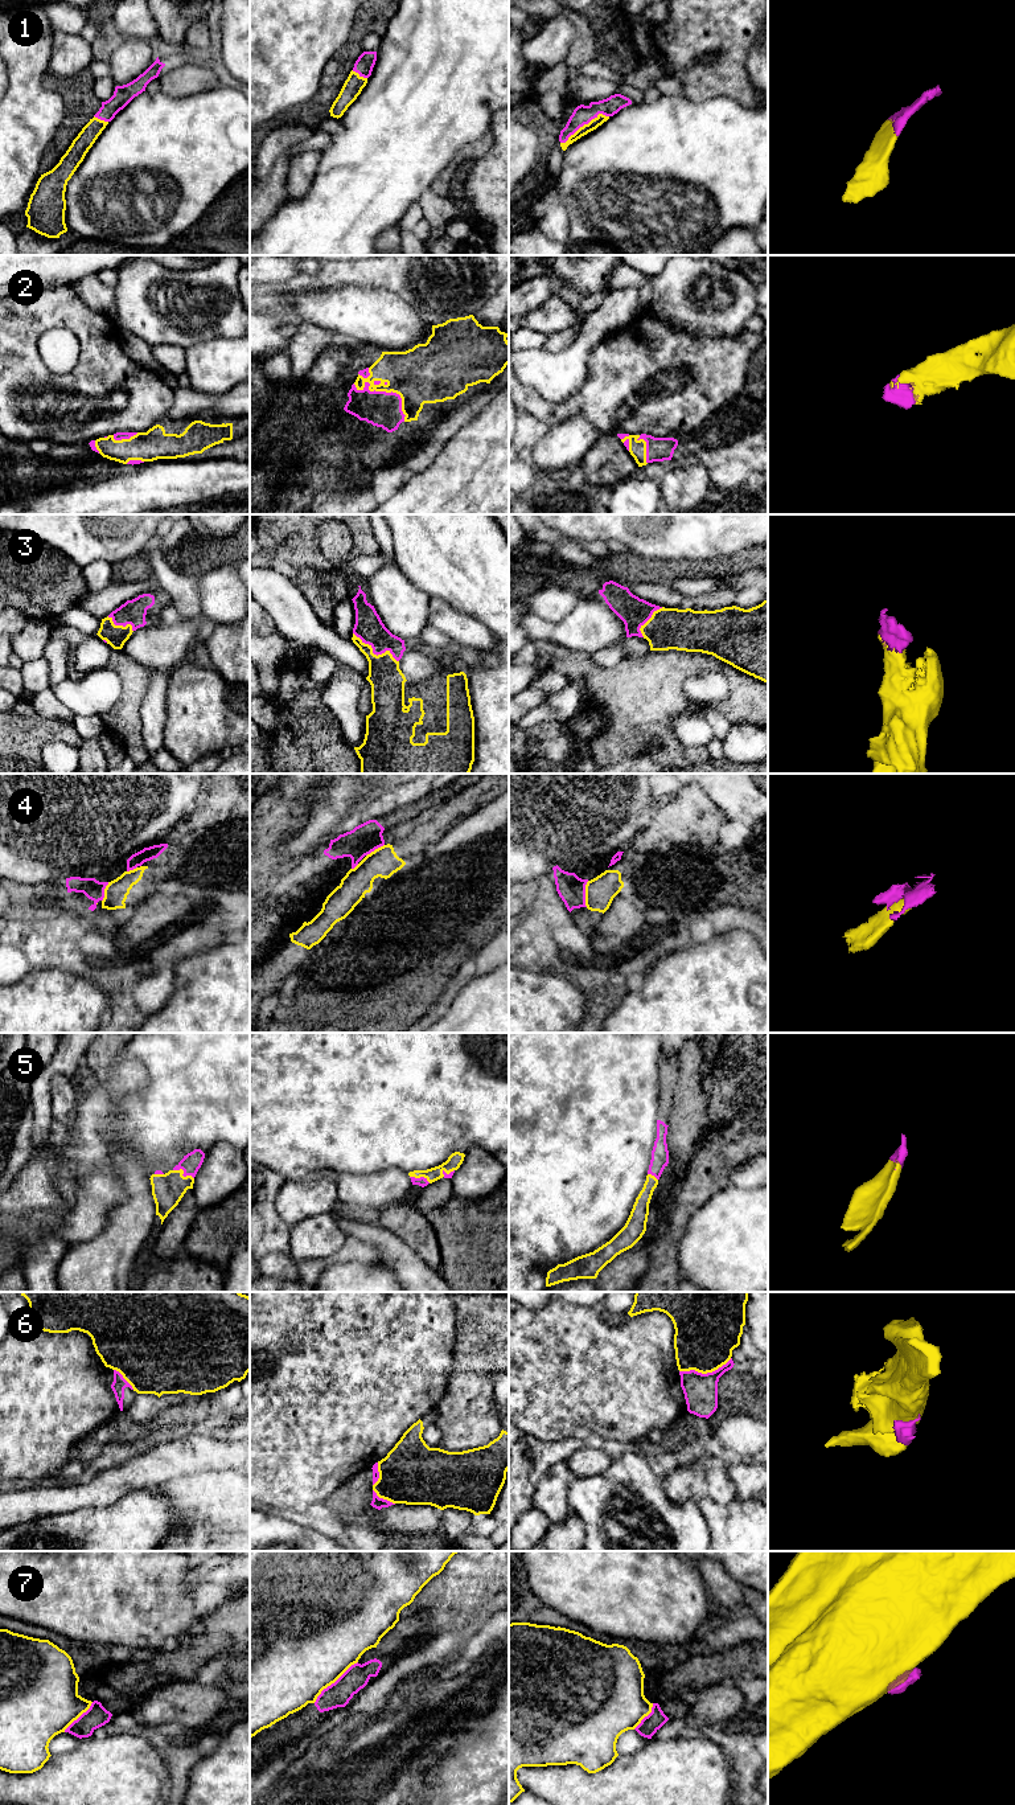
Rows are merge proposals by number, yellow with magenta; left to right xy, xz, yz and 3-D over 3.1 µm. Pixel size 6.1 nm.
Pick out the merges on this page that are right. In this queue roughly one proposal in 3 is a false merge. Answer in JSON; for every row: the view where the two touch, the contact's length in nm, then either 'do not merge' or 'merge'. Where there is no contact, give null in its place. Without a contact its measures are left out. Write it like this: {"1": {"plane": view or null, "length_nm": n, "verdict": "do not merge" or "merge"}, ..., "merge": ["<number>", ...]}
{"1": {"plane": "yz", "length_nm": 340, "verdict": "merge"}, "2": {"plane": "xz", "length_nm": 400, "verdict": "merge"}, "3": {"plane": "xz", "length_nm": 340, "verdict": "merge"}, "4": {"plane": "yz", "length_nm": 160, "verdict": "do not merge"}, "5": {"plane": "xy", "length_nm": 140, "verdict": "merge"}, "6": {"plane": "yz", "length_nm": 340, "verdict": "do not merge"}, "7": {"plane": "xz", "length_nm": 380, "verdict": "do not merge"}, "merge": ["1", "2", "3", "5"]}

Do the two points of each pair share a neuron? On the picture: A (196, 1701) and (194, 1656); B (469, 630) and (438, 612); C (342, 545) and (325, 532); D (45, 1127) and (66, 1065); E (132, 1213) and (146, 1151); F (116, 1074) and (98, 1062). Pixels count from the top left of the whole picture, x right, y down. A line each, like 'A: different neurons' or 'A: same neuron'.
A: different neurons
B: same neuron
C: same neuron
D: same neuron
E: different neurons
F: different neurons

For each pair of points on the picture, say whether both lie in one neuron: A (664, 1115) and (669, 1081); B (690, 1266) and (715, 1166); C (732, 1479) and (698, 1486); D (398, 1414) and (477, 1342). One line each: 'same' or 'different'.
A: same
B: different
C: same
D: different

